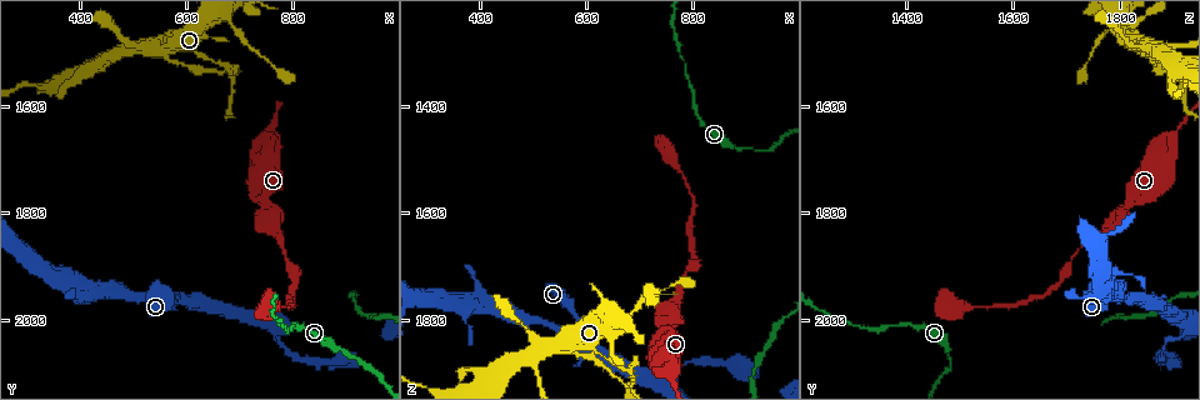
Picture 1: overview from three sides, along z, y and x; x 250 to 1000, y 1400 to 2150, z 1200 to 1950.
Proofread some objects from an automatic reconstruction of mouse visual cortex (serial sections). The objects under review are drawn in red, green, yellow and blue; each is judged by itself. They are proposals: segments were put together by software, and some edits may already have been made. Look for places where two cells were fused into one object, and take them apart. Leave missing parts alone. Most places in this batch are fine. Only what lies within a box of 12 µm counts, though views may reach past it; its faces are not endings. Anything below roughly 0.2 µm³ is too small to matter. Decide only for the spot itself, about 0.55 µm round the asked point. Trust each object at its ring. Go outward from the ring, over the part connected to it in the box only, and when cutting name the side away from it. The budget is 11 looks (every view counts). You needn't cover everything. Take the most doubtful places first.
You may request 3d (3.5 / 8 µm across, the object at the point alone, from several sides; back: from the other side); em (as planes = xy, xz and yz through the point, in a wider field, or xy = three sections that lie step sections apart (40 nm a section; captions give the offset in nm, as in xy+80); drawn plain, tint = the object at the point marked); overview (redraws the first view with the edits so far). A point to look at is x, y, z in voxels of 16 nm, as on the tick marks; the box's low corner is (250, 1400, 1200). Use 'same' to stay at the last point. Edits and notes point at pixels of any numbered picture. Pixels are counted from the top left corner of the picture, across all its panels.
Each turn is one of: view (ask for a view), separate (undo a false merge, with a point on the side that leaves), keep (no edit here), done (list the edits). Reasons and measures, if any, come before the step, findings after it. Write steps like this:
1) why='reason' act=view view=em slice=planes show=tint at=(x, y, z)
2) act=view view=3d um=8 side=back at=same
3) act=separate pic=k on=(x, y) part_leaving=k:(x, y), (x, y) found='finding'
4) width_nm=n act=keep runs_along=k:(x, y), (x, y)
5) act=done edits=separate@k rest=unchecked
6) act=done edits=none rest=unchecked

why='three-way junction' act=view view=3d um=3.5 at=(560, 1500, 1860)

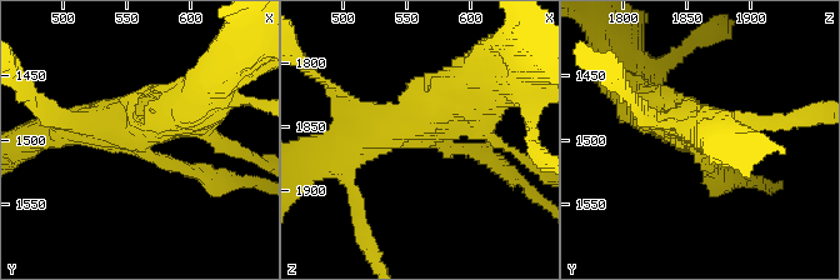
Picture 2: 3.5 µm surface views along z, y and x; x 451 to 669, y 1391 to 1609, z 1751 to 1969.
why='now the EM' act=view view=em slice=xy step=5 show=tint at=(560, 1508, 1860)

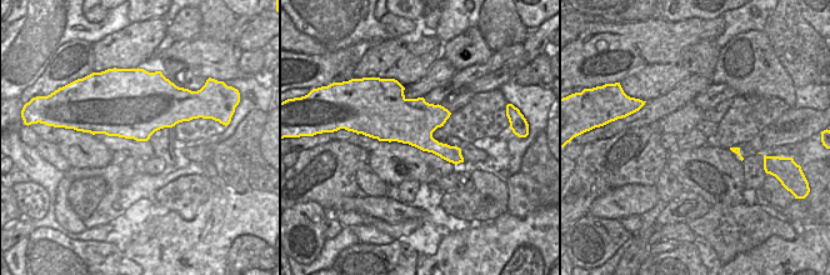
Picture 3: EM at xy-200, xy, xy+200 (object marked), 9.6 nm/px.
act=view view=em slice=xy step=1 show=tint at=same

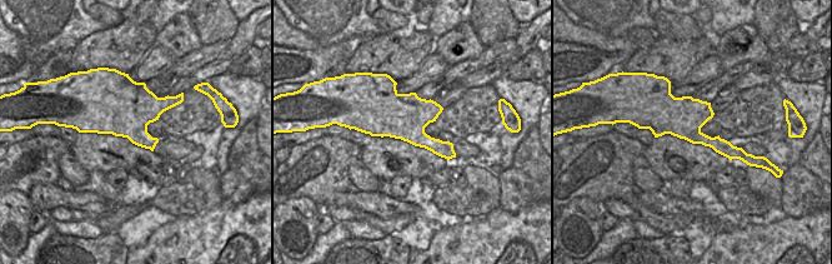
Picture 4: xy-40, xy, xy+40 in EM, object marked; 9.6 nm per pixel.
width_nm=440 act=keep runs_along=2:(656, 109), (681, 125), (718, 183) found='continuous, no second cell'

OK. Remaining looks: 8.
why='calibre changes' act=view view=3d um=3.5 at=(590, 1955, 1825)

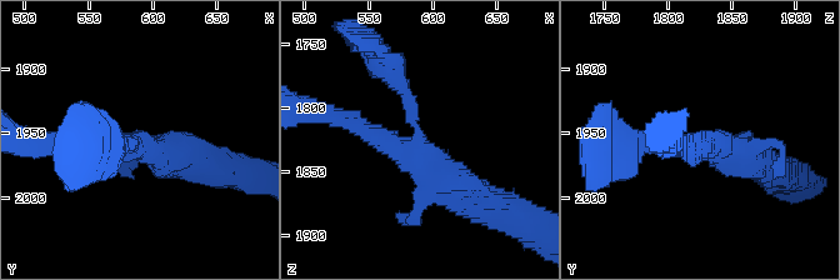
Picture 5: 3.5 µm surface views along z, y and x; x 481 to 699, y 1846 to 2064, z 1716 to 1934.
why='now the EM' act=view view=em slice=xy step=3 show=tint at=(586, 1962, 1830)

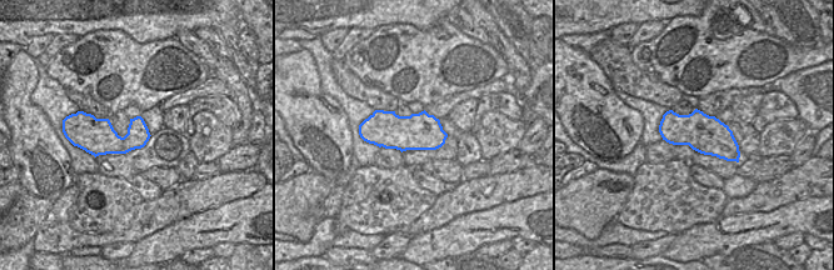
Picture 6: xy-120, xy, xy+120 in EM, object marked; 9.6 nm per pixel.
width_nm=360 act=keep runs_along=5:(394, 70), (416, 148), (340, 119) found='all the same cell'

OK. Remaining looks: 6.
why='abrupt turn' act=view view=3d um=8 side=back at=(765, 2030, 1905)

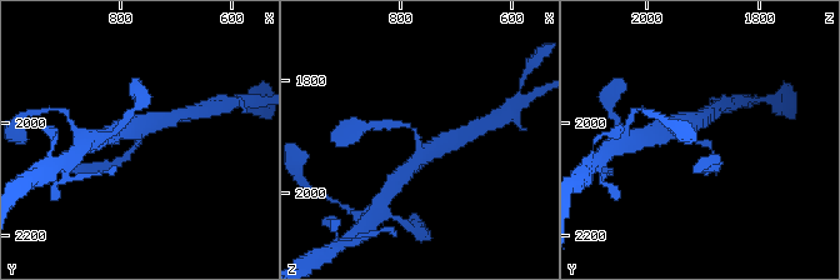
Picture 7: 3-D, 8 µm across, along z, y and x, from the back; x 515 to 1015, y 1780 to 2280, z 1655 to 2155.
why='zoom in' act=view view=3d um=3.5 at=(765, 2035, 1905)

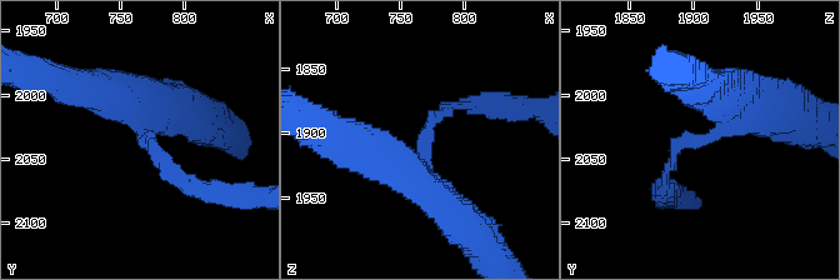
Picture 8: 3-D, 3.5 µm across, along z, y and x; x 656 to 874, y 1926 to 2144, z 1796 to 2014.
arm_widths_nm=150,450 act=view view=em slice=xy step=1 show=tint at=(766, 2032, 1910)

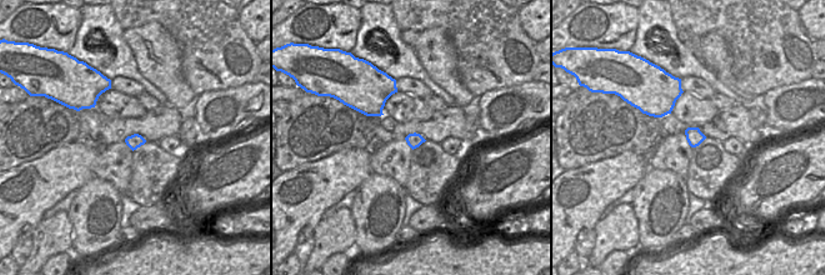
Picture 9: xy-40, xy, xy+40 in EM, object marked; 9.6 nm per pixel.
act=keep runs_along=8:(104, 93), (185, 185) found='one cell here'

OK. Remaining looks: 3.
why='thick turns thin' act=view view=3d um=3.5 at=(890, 2055, 1480)

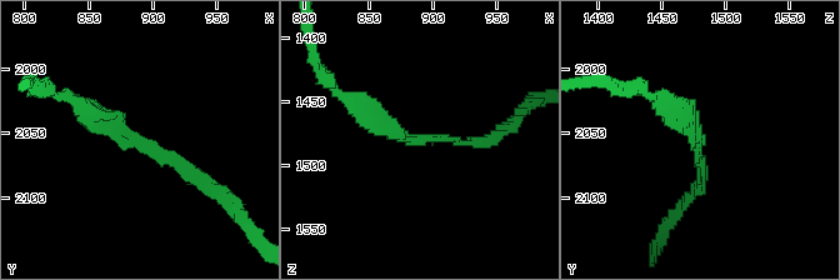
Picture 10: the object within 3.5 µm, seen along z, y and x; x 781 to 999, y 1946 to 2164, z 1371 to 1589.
act=view view=em slice=xy step=2 show=tint at=(886, 2054, 1482)

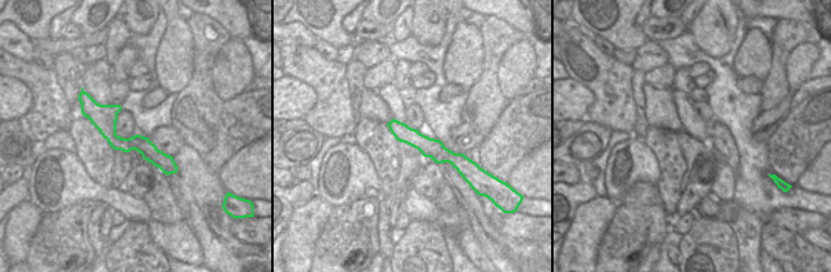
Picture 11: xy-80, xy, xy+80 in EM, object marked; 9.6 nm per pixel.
act=keep found='one cell here'

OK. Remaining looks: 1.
act=done edits=none rest=unchecked

